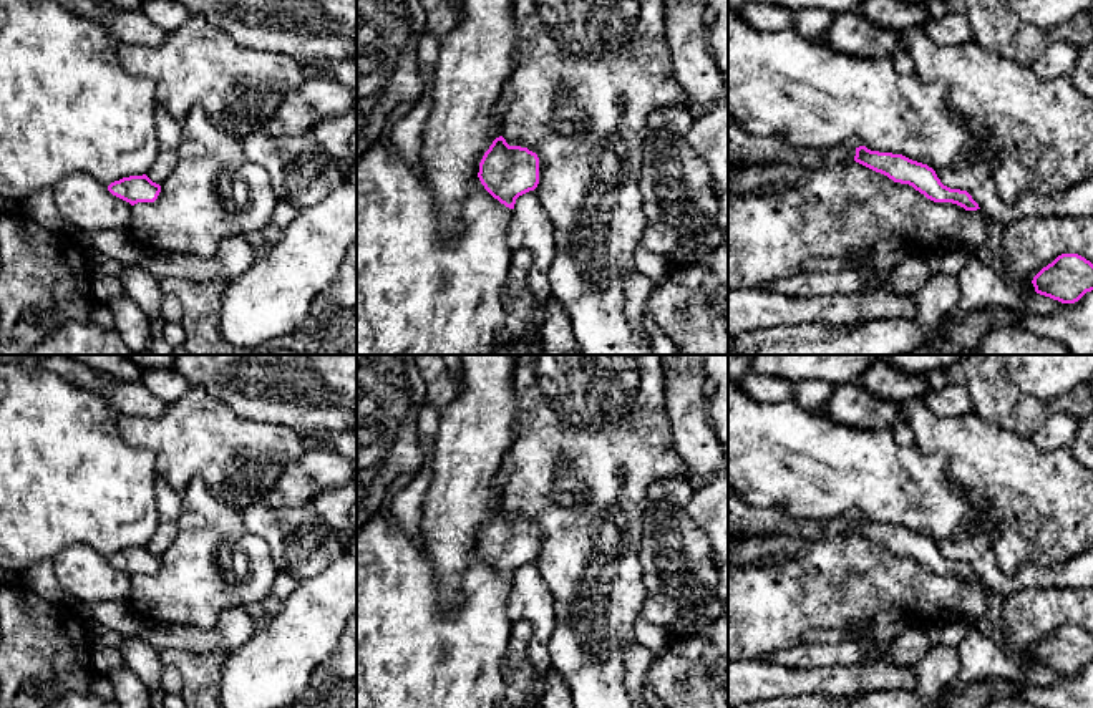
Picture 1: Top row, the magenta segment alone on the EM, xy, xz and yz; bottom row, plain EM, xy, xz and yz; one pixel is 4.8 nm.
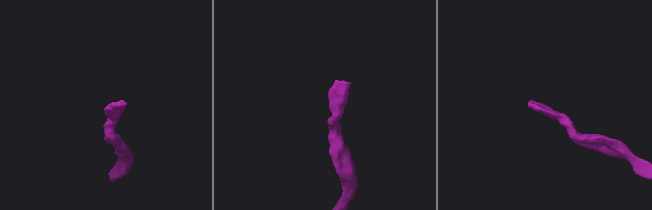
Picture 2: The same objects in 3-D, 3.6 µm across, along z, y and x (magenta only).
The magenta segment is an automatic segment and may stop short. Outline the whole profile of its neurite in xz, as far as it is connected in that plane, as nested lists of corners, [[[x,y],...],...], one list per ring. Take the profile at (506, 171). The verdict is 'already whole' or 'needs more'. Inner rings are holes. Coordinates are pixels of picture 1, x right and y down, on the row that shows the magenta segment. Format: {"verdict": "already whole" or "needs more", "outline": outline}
{"verdict": "already whole", "outline": [[[496,138],[479,162],[478,177],[484,189],[509,209],[516,199],[539,184],[539,158],[521,146]]]}

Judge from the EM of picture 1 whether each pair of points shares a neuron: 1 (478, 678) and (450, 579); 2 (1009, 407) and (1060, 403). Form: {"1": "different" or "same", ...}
{"1": "different", "2": "same"}

